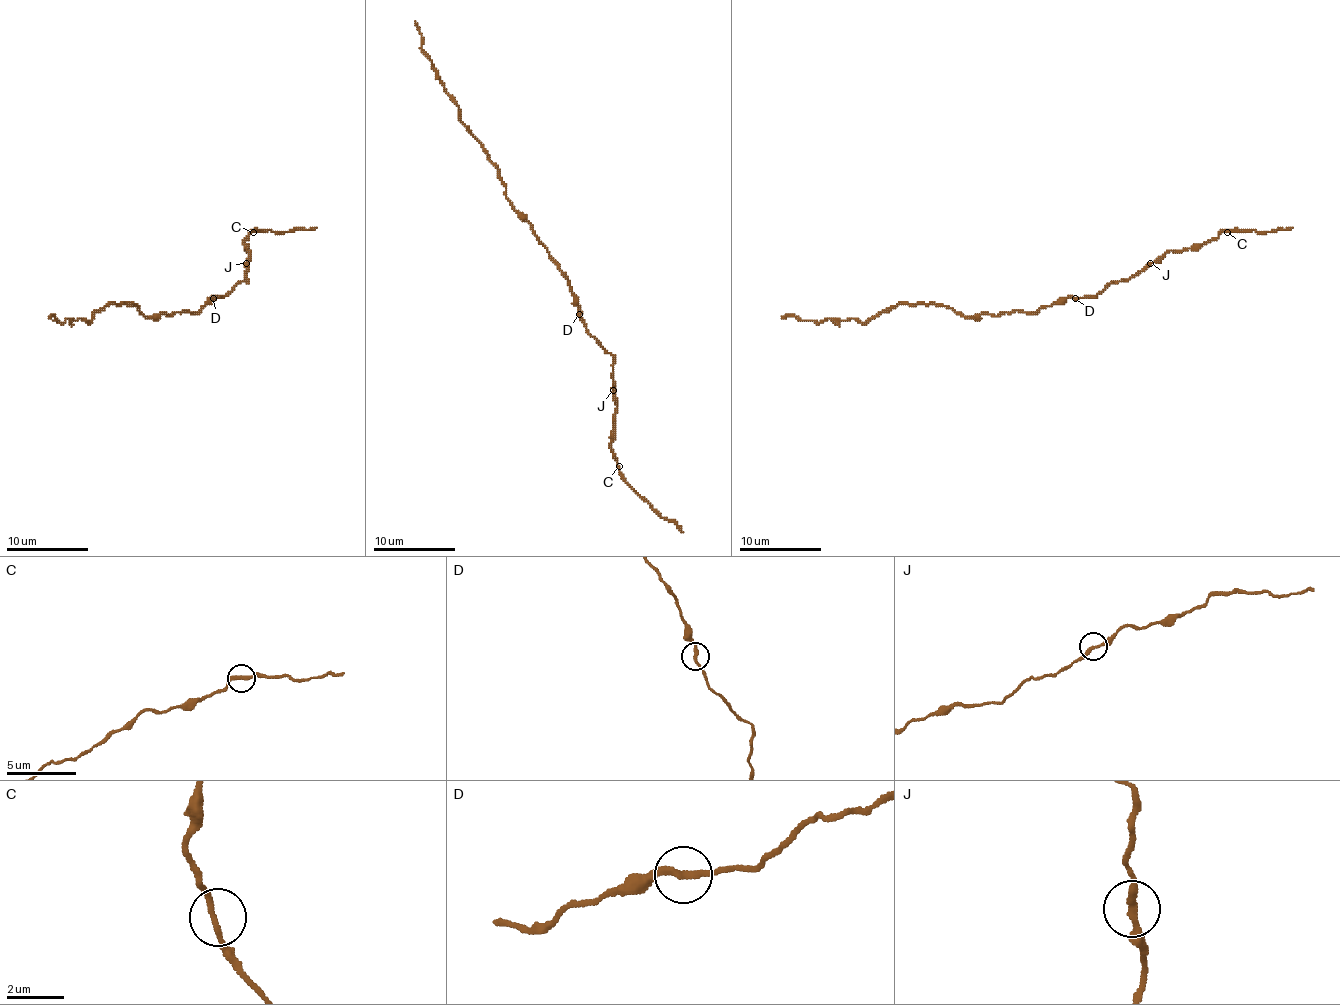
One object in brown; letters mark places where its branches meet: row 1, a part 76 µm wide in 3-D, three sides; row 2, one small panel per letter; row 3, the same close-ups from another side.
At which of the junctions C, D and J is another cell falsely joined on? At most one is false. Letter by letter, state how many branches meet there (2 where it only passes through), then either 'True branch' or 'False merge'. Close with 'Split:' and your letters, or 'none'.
C: Branches: 2. True branch
D: Branches: 2. True branch
J: Branches: 2. True branch
Split: none

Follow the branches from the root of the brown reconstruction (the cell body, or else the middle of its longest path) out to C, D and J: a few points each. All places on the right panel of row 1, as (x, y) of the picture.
C: (1039, 310), (1068, 298), (1095, 298), (1109, 283), (1128, 281), (1167, 252), (1200, 248), (1227, 232)
D: (1039, 310), (1074, 298)
J: (1039, 310), (1068, 298), (1095, 298), (1109, 283), (1128, 281), (1150, 263)

